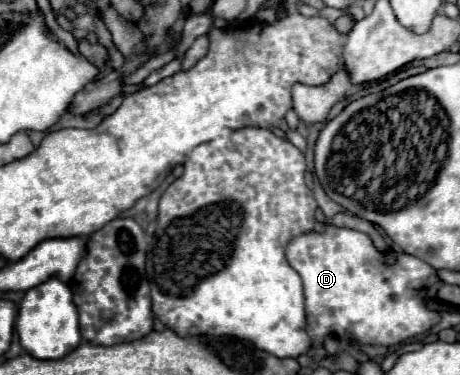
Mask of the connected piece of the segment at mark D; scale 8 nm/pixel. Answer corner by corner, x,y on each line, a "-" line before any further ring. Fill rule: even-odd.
327,226
327,230
323,234
311,232
311,234
297,236
287,246
287,260
303,278
307,330
315,344
321,344
321,340
327,334
343,336
345,332
351,332
359,344
393,346
393,344
401,344
417,334
431,330
435,326
435,322
439,322
439,314
433,310
427,310
425,294
423,294
423,292
433,292
433,296
435,296
437,288
441,286
437,272
427,262
423,262
411,254
377,252
371,238
363,232

